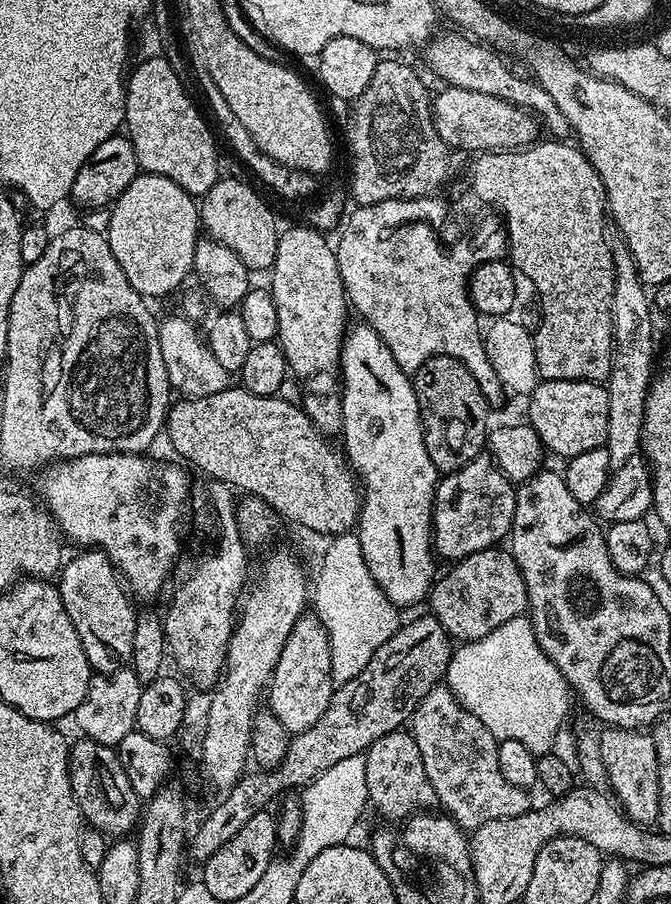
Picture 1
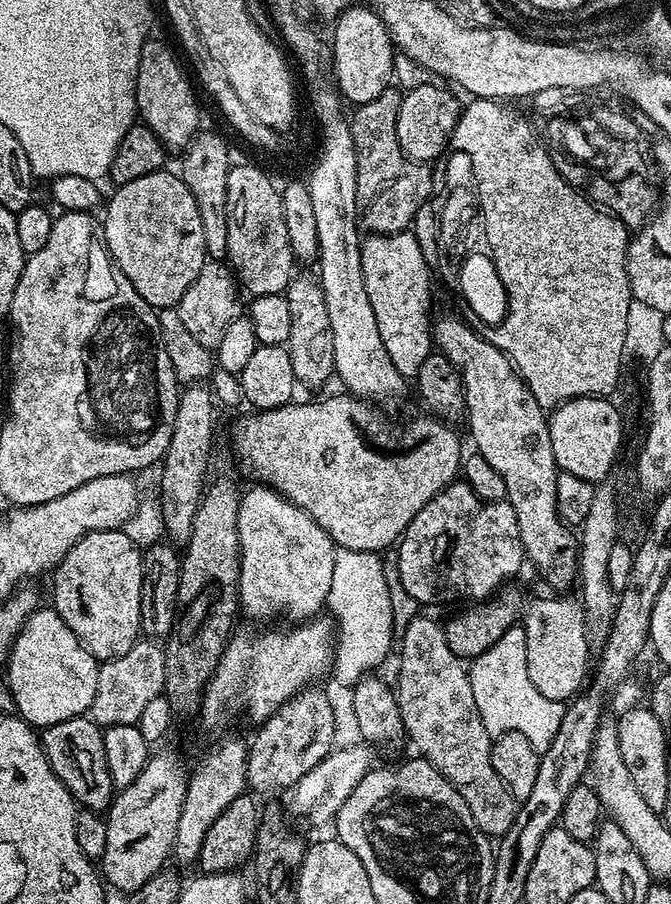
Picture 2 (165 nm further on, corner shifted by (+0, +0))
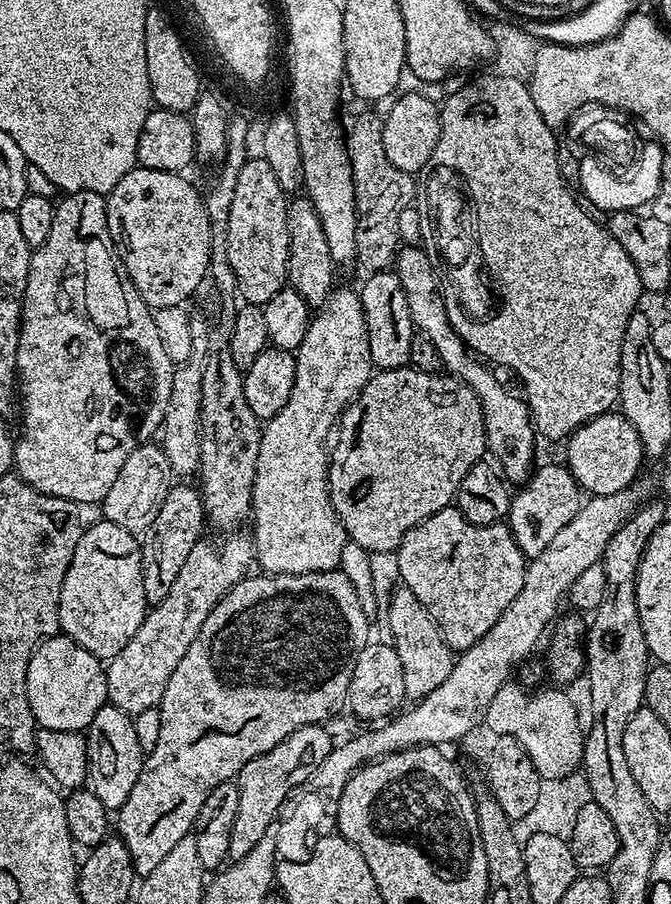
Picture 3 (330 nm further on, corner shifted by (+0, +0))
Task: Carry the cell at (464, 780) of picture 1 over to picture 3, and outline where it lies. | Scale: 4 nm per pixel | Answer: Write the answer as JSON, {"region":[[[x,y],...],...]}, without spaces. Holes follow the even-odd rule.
{"region":[[[397,587],[390,598],[386,624],[393,631],[392,647],[402,661],[402,683],[406,686],[404,695],[409,701],[420,701],[436,690],[450,674],[454,661],[453,649],[445,642],[428,608],[422,606],[422,602],[418,602],[418,598],[414,598],[414,594],[410,594],[406,587]]]}

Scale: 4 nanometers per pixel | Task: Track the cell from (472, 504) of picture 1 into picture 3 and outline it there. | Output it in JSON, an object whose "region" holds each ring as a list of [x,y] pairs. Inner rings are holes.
{"region":[[[455,506],[438,510],[438,514],[411,528],[395,552],[400,571],[399,583],[408,588],[410,594],[414,594],[418,602],[422,602],[422,606],[428,608],[428,613],[440,627],[445,642],[453,650],[474,646],[498,622],[522,590],[526,557],[522,554],[518,542],[512,537],[511,528],[504,522],[478,526],[467,520]]]}

